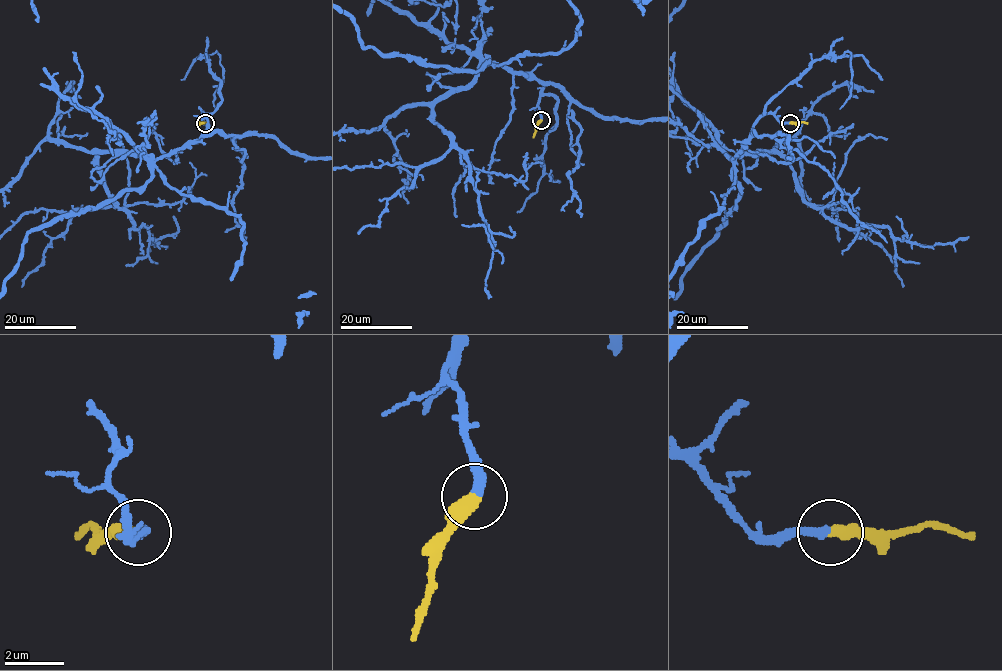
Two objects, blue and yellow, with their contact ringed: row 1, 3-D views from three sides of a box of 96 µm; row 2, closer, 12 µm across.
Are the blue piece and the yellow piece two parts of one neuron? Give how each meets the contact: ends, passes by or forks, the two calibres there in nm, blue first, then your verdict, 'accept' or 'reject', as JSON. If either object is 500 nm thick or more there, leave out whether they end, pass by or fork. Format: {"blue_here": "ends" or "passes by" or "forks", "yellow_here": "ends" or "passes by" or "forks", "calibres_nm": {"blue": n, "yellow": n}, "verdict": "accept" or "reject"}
{"blue_here": "ends", "yellow_here": "ends", "calibres_nm": {"blue": 320, "yellow": 440}, "verdict": "accept"}

